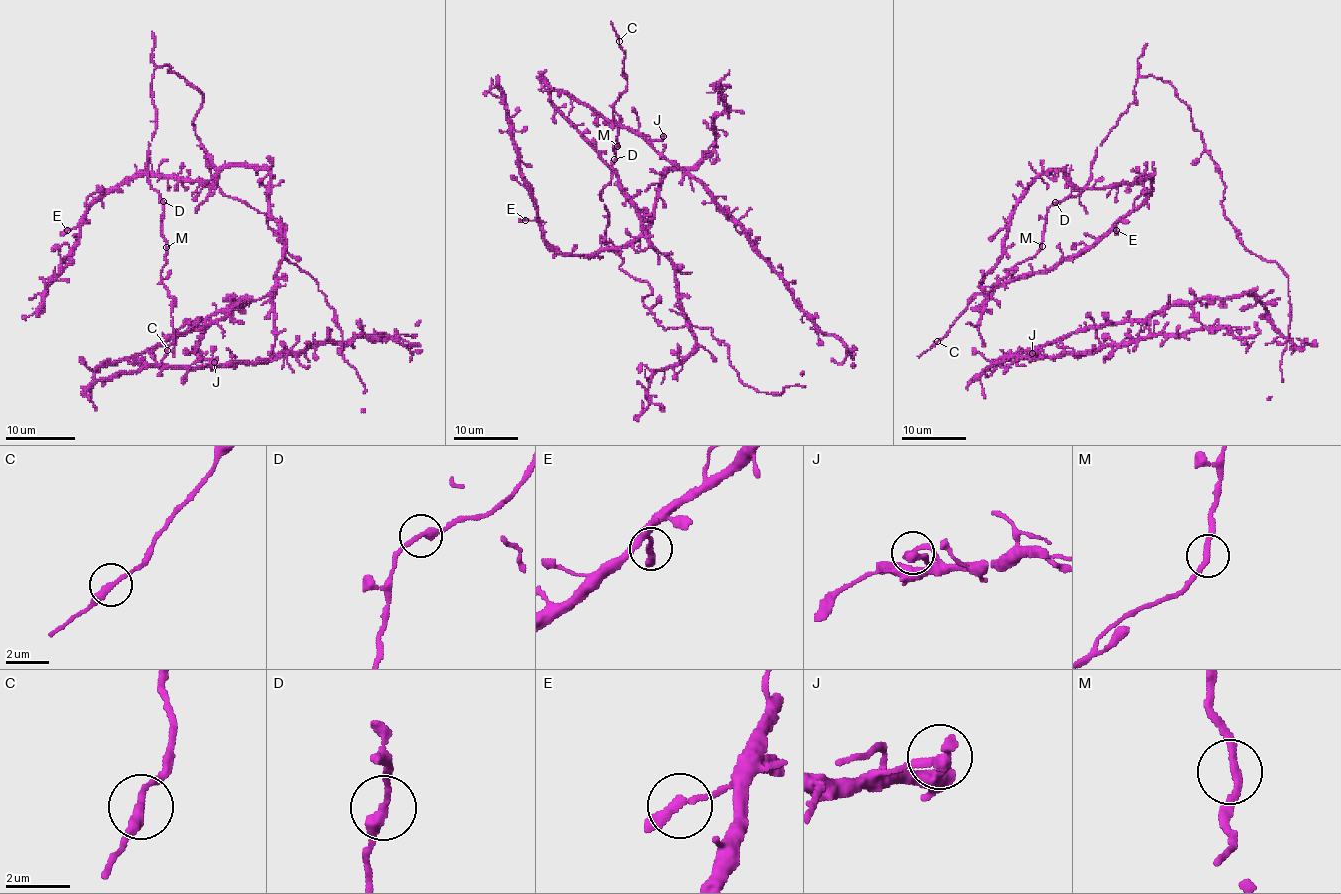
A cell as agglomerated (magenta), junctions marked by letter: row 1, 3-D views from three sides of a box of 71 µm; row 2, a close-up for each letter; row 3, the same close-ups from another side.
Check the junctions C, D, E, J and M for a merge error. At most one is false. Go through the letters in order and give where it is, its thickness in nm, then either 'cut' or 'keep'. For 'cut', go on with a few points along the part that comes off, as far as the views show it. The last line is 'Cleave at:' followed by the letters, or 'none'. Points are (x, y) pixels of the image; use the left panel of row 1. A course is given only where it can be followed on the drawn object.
C: at (167, 350); 260 nm thick; keep
D: at (163, 201); 280 nm thick; keep
E: at (67, 230); 280 nm thick; keep
J: at (214, 362); 280 nm thick; keep
M: at (166, 247); 240 nm thick; keep
Cleave at: none

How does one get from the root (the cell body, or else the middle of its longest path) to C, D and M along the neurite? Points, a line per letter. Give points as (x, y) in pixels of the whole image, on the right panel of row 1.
C: (1236, 231), (1189, 108), (1168, 82), (1141, 76), (1089, 184), (1048, 209), (1039, 251), (937, 341)
D: (1236, 231), (1189, 108), (1154, 76), (1136, 81), (1089, 184), (1055, 202)
M: (1236, 231), (1189, 108), (1168, 82), (1141, 76), (1089, 184), (1048, 209), (1042, 246)

